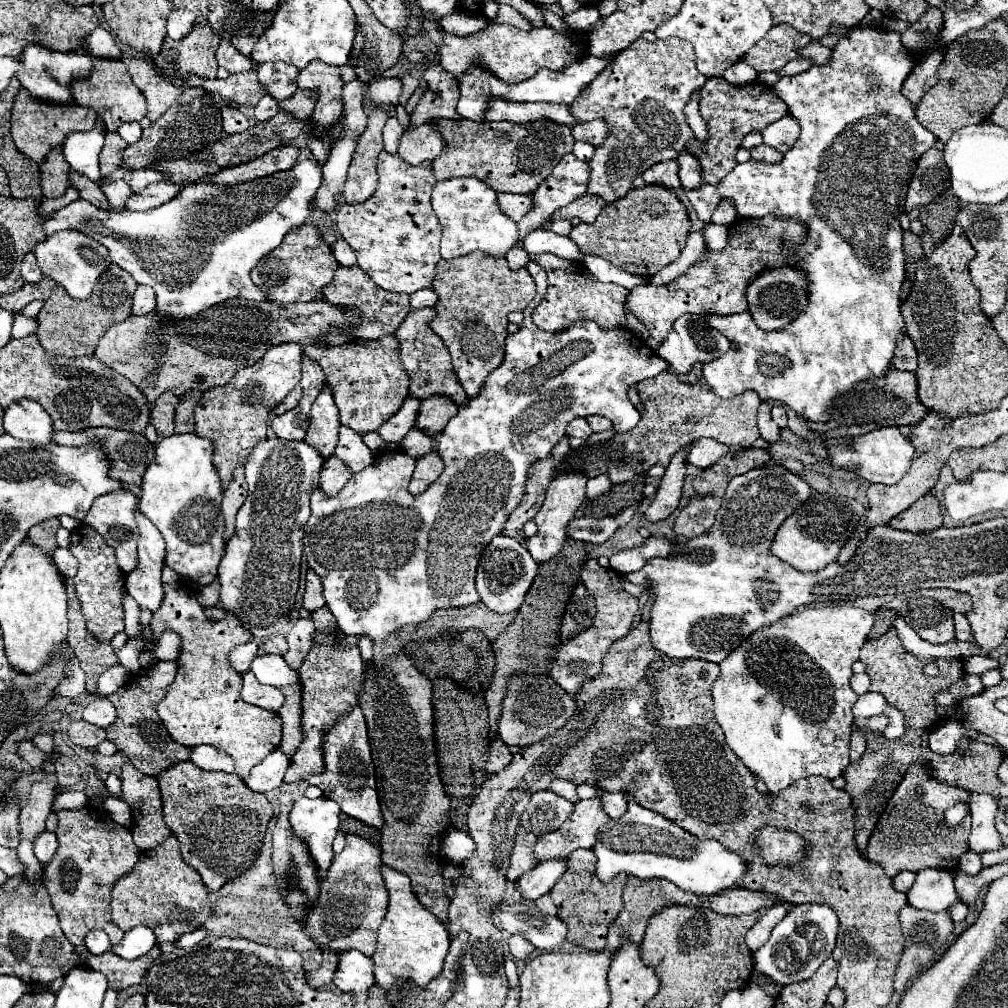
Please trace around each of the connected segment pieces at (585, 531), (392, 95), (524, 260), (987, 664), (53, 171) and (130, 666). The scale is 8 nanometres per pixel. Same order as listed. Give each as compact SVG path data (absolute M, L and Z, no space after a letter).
M630 507L624 513L620 513L618 517L602 517L602 519L574 517L566 529L566 535L570 539L584 541L584 543L604 543L618 527L626 525L634 513L636 509Z
M382 77L368 83L368 99L374 105L398 105L402 83L396 77Z
M518 243L516 247L513 247L508 251L505 258L509 268L514 271L525 267L525 265L530 261L530 258L521 243Z
M973 655L964 659L964 671L972 675L982 675L994 667L998 667L998 661L994 657Z
M56 147L48 153L46 163L42 165L42 191L48 199L58 199L68 189L70 165L62 155L62 147Z
M136 637L128 639L123 648L118 652L117 657L129 673L136 674L140 670L138 662L139 654L145 649L145 641Z

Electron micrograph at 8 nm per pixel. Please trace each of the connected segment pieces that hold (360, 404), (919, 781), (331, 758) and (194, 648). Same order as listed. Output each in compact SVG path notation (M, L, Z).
M386 335L370 341L352 341L334 347L303 347L304 355L312 357L324 369L326 381L332 387L336 407L340 411L340 423L364 435L376 431L388 421L408 397L408 373L400 363L400 343L394 335Z
M926 761L912 765L906 771L902 783L894 791L886 811L878 821L868 841L866 857L870 861L880 863L888 877L898 875L904 869L922 871L932 867L932 869L954 871L958 867L960 855L968 851L970 821L962 821L956 829L948 829L944 825L942 813L958 801L968 803L970 791L956 785L948 785L946 781L932 777L930 765Z
M354 707L352 713L348 717L342 717L332 727L332 731L328 731L328 735L324 737L324 763L326 763L326 771L322 775L308 777L310 785L320 787L328 799L340 805L342 813L366 825L382 829L384 817L378 803L374 763L372 763L370 745L368 745L368 729L360 707Z
M164 585L162 605L152 615L150 627L152 627L152 647L156 647L156 641L162 637L164 631L174 631L182 639L178 657L176 657L176 665L178 665L176 679L170 685L168 695L158 705L158 715L160 715L162 723L168 727L172 739L180 745L186 745L186 747L196 747L200 743L210 743L210 745L218 747L220 751L234 757L236 775L240 779L246 779L248 771L252 771L252 767L256 763L260 763L268 753L272 753L280 745L280 739L282 739L280 715L274 711L246 703L240 697L242 675L236 675L236 671L232 671L232 667L228 667L228 651L232 647L236 647L238 643L248 643L252 637L250 631L240 623L240 619L236 619L228 611L224 613L224 617L220 621L206 621L204 607L198 603L198 599L194 599L192 593L188 593L180 585Z

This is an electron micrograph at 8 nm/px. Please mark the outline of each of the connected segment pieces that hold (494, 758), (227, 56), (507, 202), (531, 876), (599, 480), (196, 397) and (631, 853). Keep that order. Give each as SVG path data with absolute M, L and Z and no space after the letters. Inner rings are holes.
M496 739L496 741L490 745L488 761L486 761L486 765L484 765L484 771L496 773L496 771L508 767L508 763L512 763L512 753L510 753L510 749L508 749L500 739Z
M224 39L220 41L220 47L216 51L216 59L218 59L218 65L224 67L228 73L242 73L242 71L254 69L252 59L244 57L232 43L228 43Z
M498 193L496 197L498 197L498 207L502 209L502 213L514 221L520 221L532 209L532 199L528 195Z
M548 859L538 867L534 867L532 871L528 871L526 875L522 875L518 879L518 889L522 899L532 901L546 895L552 889L552 885L564 875L566 869L568 869L568 859Z
M598 475L588 481L586 495L588 495L588 499L598 499L598 497L610 493L610 489L612 489L612 483L610 483L608 475Z
M188 391L180 397L176 407L176 433L192 433L194 431L194 407L202 399L200 391Z
M638 803L630 805L620 819L610 819L604 827L600 827L592 849L598 857L596 877L602 883L610 883L620 873L634 875L638 879L664 877L684 891L712 897L720 891L740 887L740 879L748 871L744 859L722 847L720 841L696 839L692 833L676 827L670 819L664 819L664 815L644 809Z

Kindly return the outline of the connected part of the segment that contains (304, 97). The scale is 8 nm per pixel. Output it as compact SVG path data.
M298 89L290 99L284 99L280 101L280 107L288 113L292 113L296 119L300 121L306 121L312 111L314 111L314 105L316 105L316 99L318 99L318 91L306 91L306 89Z

